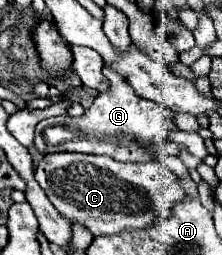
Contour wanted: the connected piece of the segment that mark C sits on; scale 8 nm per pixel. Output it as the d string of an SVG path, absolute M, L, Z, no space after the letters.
M50 153L36 167L36 181L70 223L82 223L94 237L148 227L186 197L180 179L162 163L120 163L104 155Z

